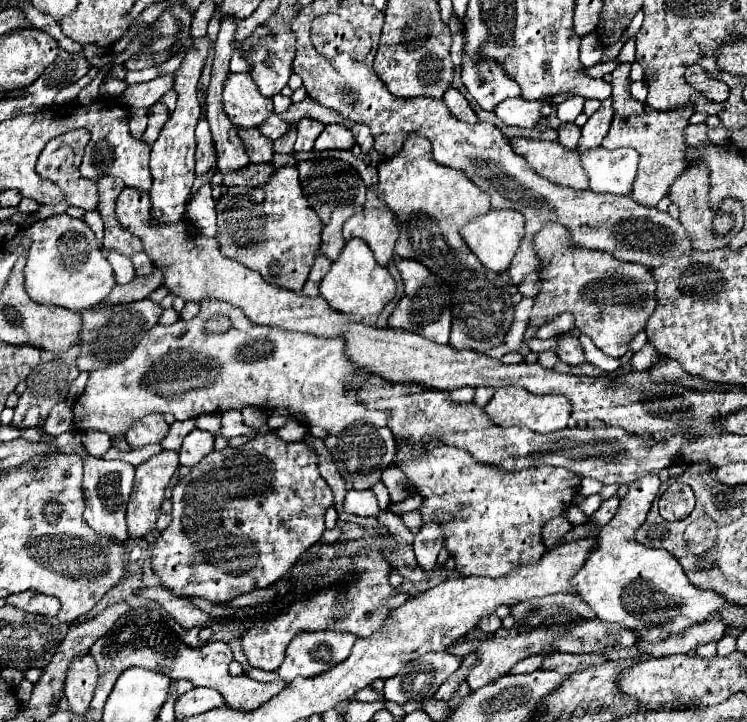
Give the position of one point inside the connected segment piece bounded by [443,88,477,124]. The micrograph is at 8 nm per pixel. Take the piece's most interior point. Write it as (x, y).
(453, 98)

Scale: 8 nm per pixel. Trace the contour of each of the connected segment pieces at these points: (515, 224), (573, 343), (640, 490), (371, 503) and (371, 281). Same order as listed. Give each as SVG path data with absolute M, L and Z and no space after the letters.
M491 210L489 214L475 218L465 228L461 228L461 236L485 268L493 272L505 272L519 248L521 238L525 236L525 218L517 210Z
M571 334L557 336L557 356L561 362L567 362L571 366L581 364L585 360L585 354L583 354L579 338L571 336Z
M647 474L641 478L641 482L629 484L629 492L621 500L617 514L599 532L597 548L589 554L585 566L571 580L577 596L585 600L601 620L615 622L635 632L639 640L651 644L709 620L727 604L721 594L693 586L671 552L653 550L633 540L635 530L647 518L659 486L661 482L655 474Z
M349 490L347 498L345 498L345 512L355 510L351 514L357 516L377 516L379 514L379 506L377 506L377 498L373 496L371 490Z
M353 238L345 244L341 256L333 262L327 276L321 280L321 296L329 302L331 308L343 312L343 314L359 314L359 316L371 316L379 314L387 302L395 298L397 284L393 276L387 272L387 268L377 266L373 252L361 242L359 238Z

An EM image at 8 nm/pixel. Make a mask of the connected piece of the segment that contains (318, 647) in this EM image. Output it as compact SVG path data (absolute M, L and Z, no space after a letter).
M329 630L311 632L311 634L299 634L289 644L289 650L285 654L285 662L281 664L281 668L277 670L277 674L283 680L287 680L287 682L291 682L297 676L307 676L307 678L319 676L319 674L331 670L333 666L337 666L339 662L343 662L345 658L349 658L353 644L355 644L353 634L333 634Z

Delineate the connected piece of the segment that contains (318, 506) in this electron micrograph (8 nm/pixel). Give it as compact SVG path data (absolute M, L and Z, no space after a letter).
M273 432L263 434L263 436L255 436L253 440L249 440L247 444L239 446L239 448L225 448L221 452L211 452L209 456L205 456L197 466L193 466L173 488L173 520L169 524L167 530L161 532L159 540L153 544L151 550L151 568L153 572L159 576L161 586L167 588L173 596L177 598L191 598L191 596L199 596L211 604L227 604L231 600L235 600L241 594L247 594L251 590L257 588L267 588L271 584L275 584L277 580L281 580L289 568L297 562L297 558L309 548L313 546L321 534L323 534L323 514L329 506L333 506L333 492L329 488L329 484L323 480L323 476L319 474L319 458L315 454L315 450L305 444L305 442L285 442L279 436L275 436Z

